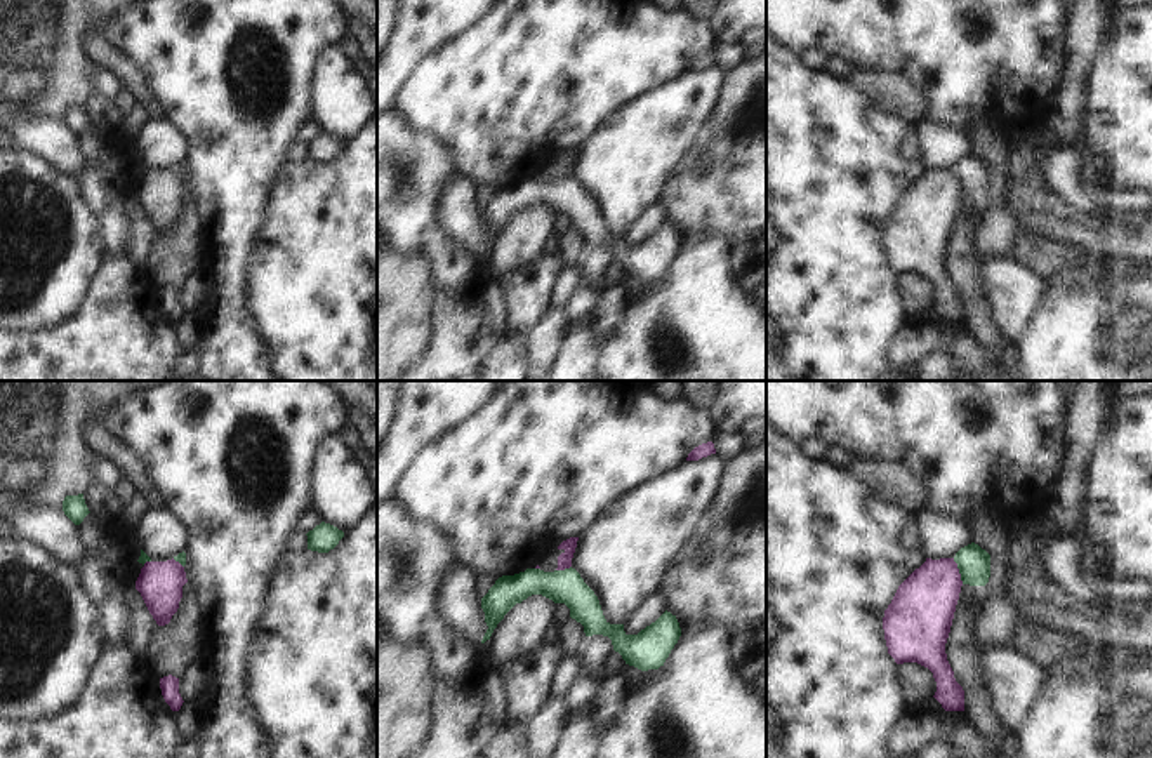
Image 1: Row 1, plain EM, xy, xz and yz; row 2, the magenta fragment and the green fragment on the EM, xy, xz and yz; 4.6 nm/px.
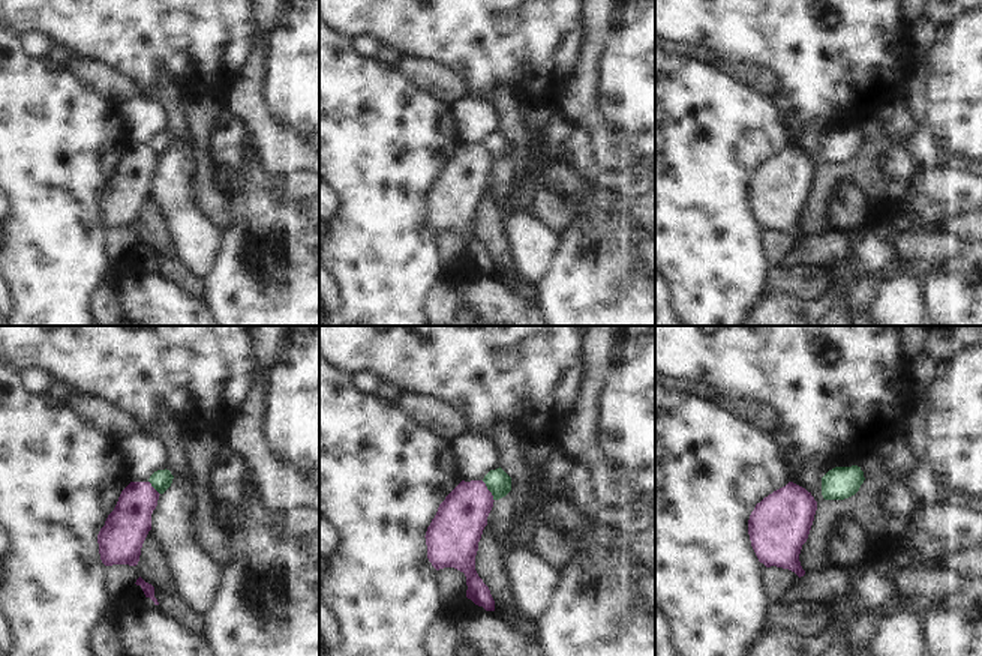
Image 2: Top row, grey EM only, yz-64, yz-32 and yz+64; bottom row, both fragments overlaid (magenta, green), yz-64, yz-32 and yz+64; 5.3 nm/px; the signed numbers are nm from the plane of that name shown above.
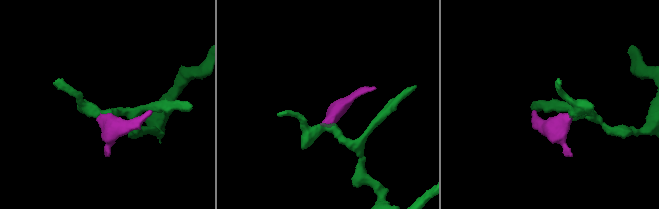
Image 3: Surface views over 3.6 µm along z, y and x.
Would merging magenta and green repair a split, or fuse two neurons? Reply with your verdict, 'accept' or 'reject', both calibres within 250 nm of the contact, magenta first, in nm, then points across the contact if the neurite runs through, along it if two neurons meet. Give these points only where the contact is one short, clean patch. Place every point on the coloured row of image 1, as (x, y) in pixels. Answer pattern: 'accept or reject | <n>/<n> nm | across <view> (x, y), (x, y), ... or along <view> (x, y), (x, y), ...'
reject | 300/150 nm | along yz (953, 558), (963, 583)

